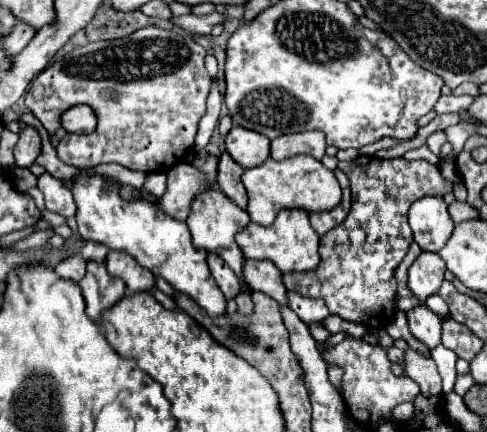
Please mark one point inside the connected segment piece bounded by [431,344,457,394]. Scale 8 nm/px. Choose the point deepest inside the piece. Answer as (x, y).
(446, 360)

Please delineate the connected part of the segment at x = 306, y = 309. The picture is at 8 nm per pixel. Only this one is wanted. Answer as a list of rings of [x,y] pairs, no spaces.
[[[289,292],[289,306],[291,310],[295,310],[295,314],[301,316],[303,322],[307,324],[323,324],[323,320],[329,316],[329,310],[325,306],[323,300],[317,300],[317,298],[303,298],[295,292]]]

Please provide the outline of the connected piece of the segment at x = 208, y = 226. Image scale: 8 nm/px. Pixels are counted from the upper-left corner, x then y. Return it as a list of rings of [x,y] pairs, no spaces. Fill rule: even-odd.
[[[207,190],[203,194],[199,194],[193,204],[191,204],[191,212],[187,216],[187,226],[193,238],[193,244],[207,250],[207,252],[215,252],[217,256],[221,256],[231,270],[239,276],[239,280],[243,282],[243,290],[239,292],[239,298],[235,298],[237,308],[241,314],[251,314],[253,312],[253,302],[251,302],[251,288],[247,286],[247,282],[243,280],[243,250],[239,248],[239,244],[235,242],[235,234],[239,230],[243,230],[249,224],[249,214],[245,210],[241,210],[239,206],[235,206],[235,202],[231,202],[221,190]]]

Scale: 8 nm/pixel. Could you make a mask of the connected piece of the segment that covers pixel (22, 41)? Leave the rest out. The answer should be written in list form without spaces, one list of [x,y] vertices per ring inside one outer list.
[[[17,22],[17,26],[7,34],[5,38],[5,52],[7,54],[19,54],[29,40],[35,36],[37,30],[31,30],[31,26],[27,26],[27,22]]]

